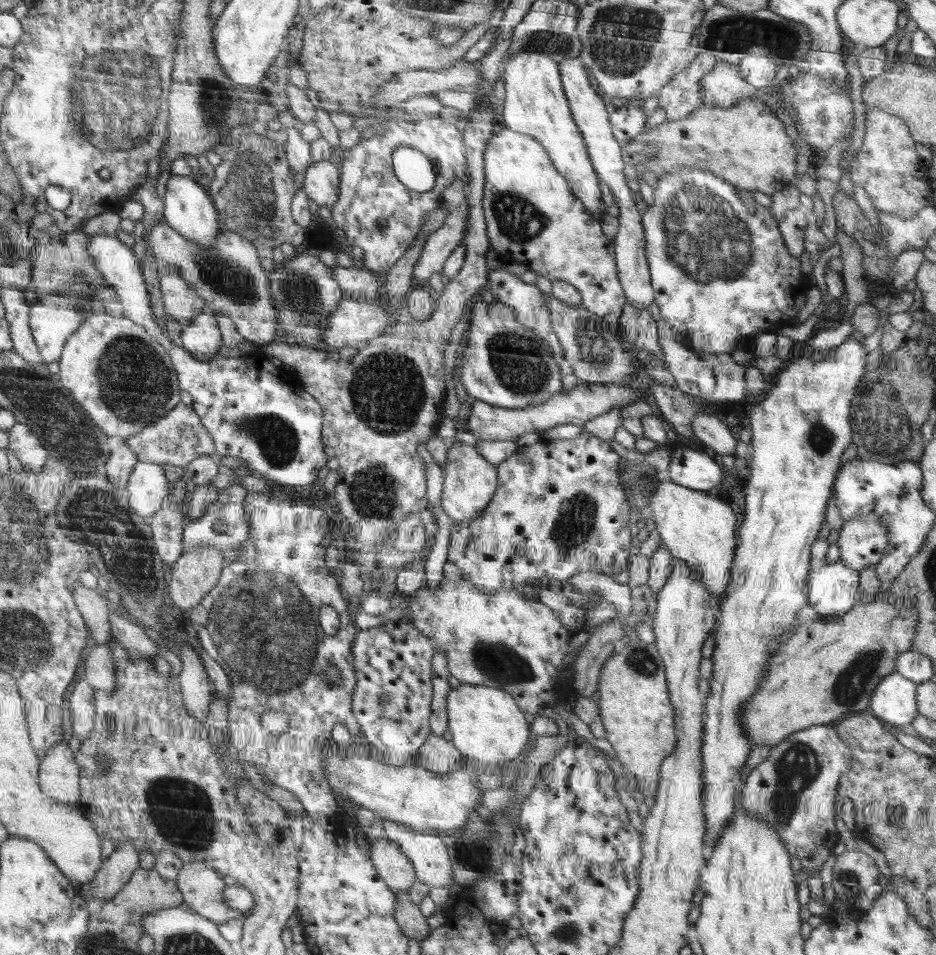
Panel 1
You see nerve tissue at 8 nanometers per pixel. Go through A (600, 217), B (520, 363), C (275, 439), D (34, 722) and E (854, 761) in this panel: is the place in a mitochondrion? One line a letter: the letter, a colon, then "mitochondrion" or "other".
A: other
B: mitochondrion
C: mitochondrion
D: other
E: other

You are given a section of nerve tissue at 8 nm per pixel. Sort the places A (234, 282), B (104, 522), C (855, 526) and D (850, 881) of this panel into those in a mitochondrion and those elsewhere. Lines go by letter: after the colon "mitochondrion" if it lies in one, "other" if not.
A: mitochondrion
B: mitochondrion
C: other
D: mitochondrion

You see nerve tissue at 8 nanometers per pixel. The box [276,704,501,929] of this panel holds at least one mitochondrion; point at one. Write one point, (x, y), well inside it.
(477, 853)

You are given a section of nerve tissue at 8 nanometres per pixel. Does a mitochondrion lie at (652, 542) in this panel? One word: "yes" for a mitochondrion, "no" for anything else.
no

